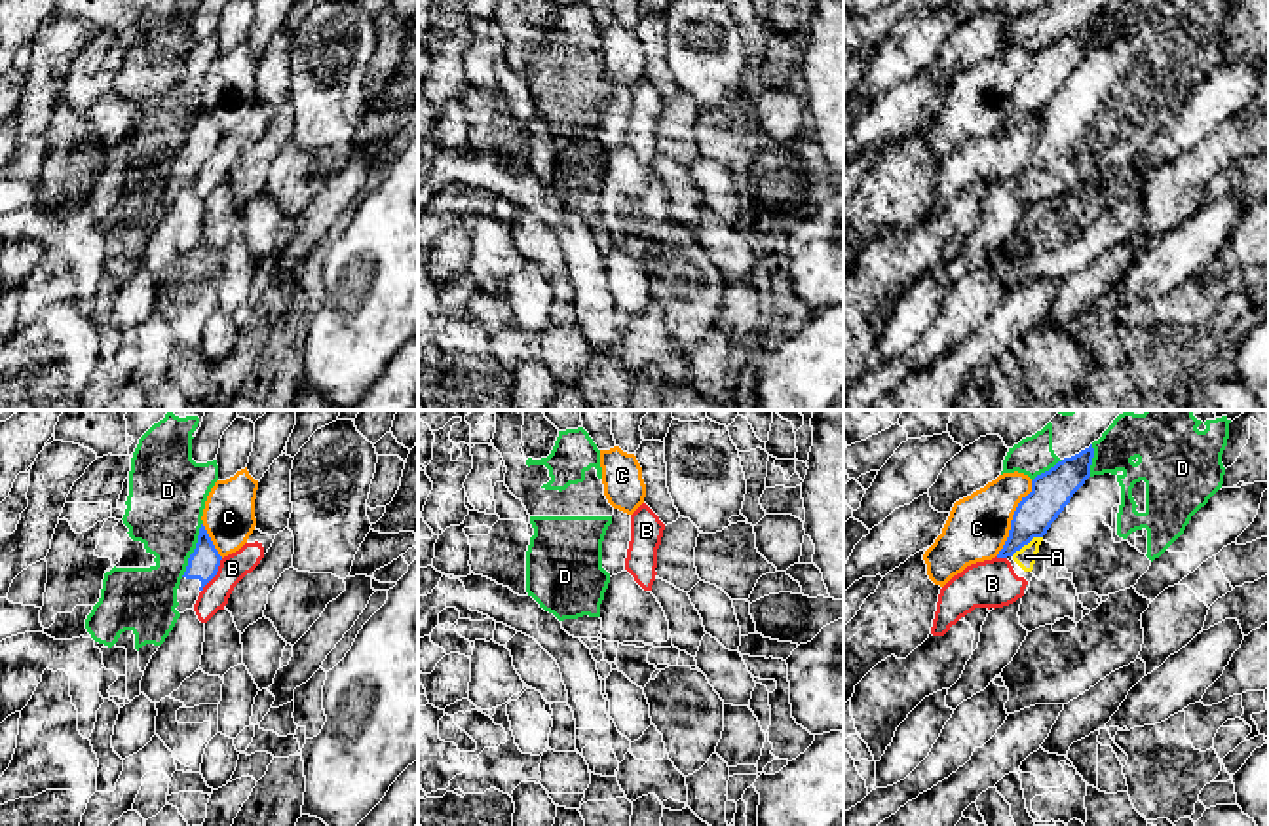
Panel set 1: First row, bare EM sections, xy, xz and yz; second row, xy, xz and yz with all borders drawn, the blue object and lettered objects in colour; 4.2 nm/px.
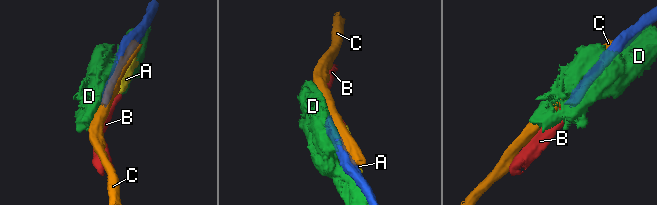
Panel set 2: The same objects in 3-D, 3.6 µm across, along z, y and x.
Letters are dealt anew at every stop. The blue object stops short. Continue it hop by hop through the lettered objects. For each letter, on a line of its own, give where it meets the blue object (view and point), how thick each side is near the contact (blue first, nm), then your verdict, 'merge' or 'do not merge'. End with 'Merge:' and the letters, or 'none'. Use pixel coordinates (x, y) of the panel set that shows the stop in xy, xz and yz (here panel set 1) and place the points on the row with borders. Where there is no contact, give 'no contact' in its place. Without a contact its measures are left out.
A: meets blue in yz at (1026, 544); 170 nm thick on the blue side, 90 nm on the other; do not merge
B: meets blue in xy at (215, 574); 130 nm thick on the blue side, 120 nm on the other; do not merge
C: meets blue in yz at (1013, 519); 170 nm thick on the blue side, 260 nm on the other; do not merge
D: meets blue in xy at (194, 549); 130 nm thick on the blue side, 320 nm on the other; do not merge
Merge: none

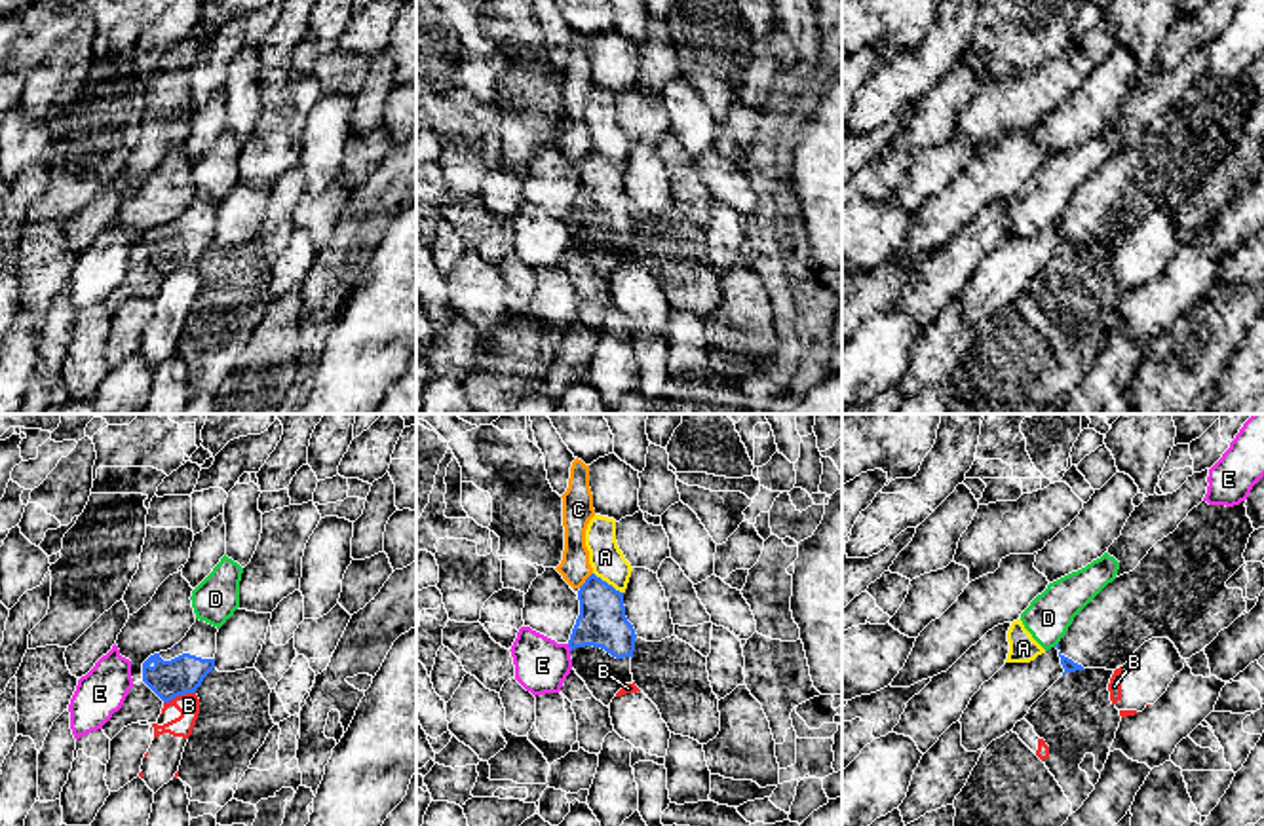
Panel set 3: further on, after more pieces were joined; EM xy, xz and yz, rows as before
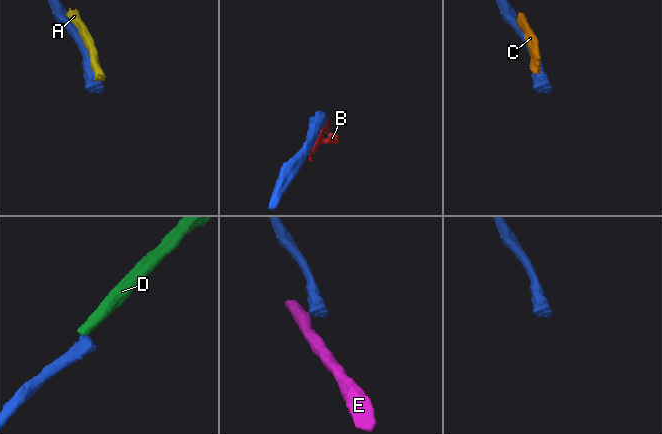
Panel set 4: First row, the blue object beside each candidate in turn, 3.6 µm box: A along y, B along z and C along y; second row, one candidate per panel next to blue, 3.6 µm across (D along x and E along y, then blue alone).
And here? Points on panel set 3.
A: meets blue in xz at (607, 583); 200 nm thick on the blue side, 140 nm on the other; do not merge
B: meets blue in xy at (179, 694); 160 nm thick on the blue side, 100 nm on the other; do not merge
C: meets blue in xz at (586, 580); 200 nm thick on the blue side, 130 nm on the other; do not merge
D: no contact; do not merge
E: meets blue in xz at (569, 646); 200 nm thick on the blue side, 220 nm on the other; do not merge
Merge: none

